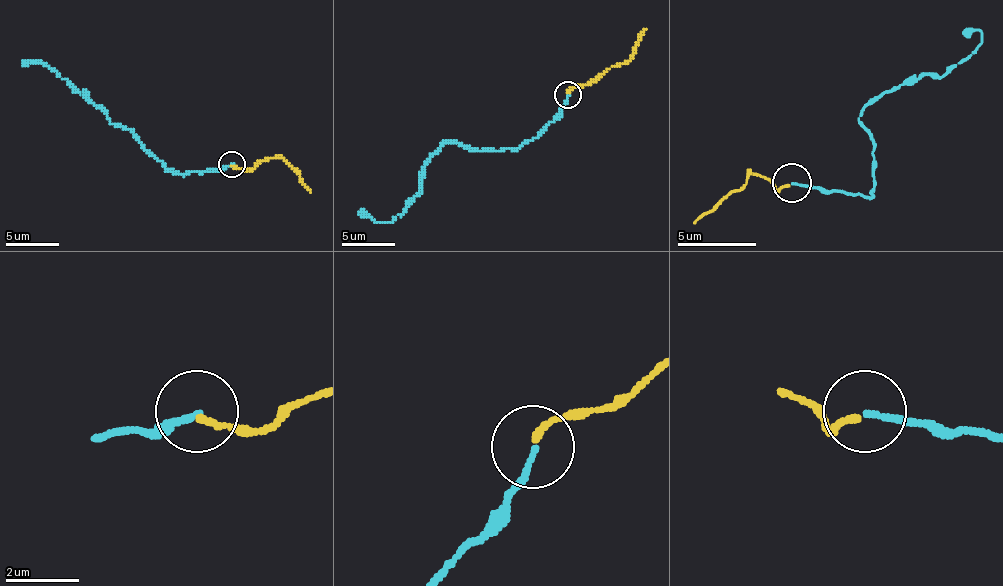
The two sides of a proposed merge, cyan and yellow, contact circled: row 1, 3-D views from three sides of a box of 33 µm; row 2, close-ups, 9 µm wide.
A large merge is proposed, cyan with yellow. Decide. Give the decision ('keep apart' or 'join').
join

